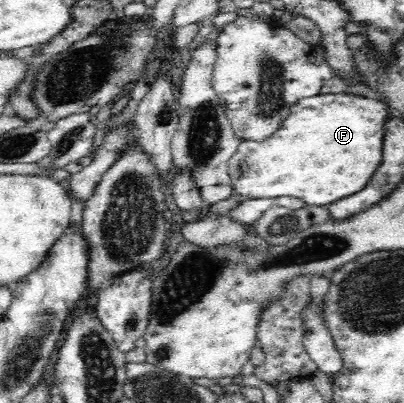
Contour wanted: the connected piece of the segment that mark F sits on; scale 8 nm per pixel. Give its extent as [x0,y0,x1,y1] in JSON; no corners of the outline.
[229,93,388,207]

